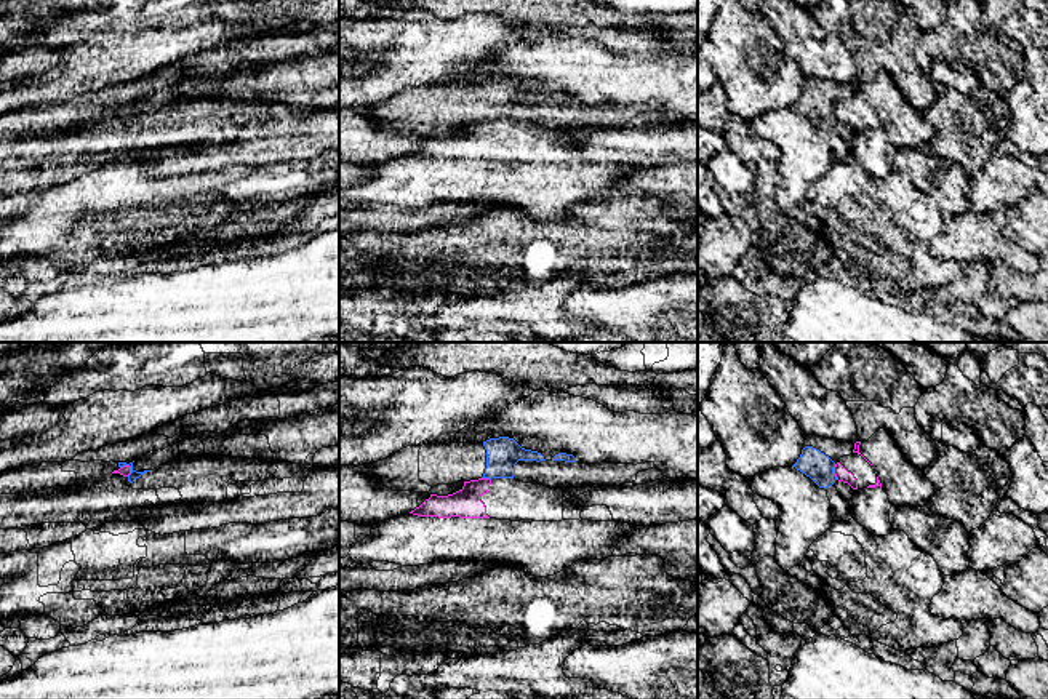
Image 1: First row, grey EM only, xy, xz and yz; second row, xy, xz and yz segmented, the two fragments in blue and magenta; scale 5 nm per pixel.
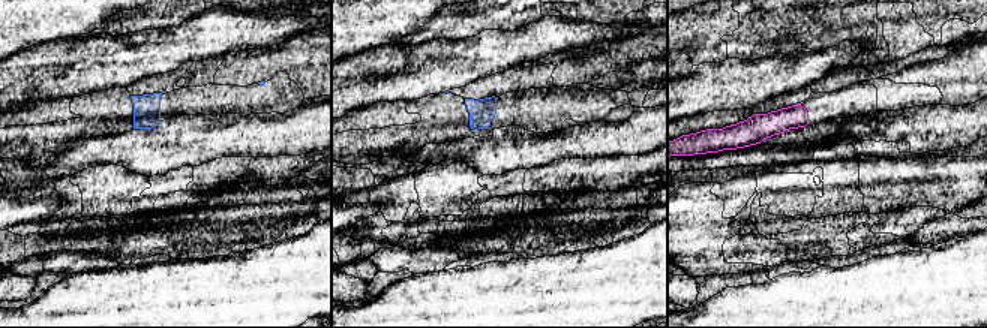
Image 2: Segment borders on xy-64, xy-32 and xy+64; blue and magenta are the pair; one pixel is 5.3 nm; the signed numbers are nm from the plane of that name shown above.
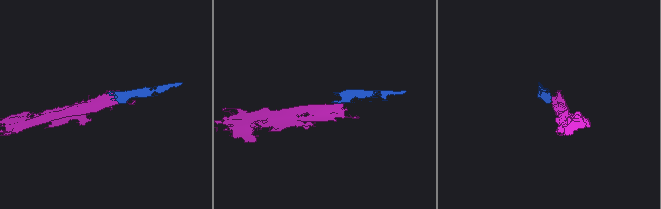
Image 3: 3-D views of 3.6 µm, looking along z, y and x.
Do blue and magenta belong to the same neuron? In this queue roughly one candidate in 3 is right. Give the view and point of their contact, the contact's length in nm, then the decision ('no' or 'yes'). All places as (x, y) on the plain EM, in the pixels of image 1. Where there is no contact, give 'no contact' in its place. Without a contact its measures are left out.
yz (832, 114) | 80 nm | no

